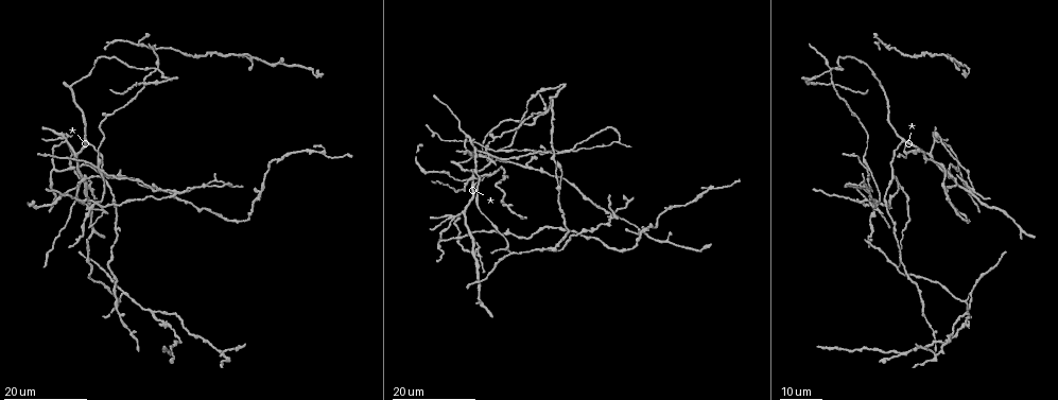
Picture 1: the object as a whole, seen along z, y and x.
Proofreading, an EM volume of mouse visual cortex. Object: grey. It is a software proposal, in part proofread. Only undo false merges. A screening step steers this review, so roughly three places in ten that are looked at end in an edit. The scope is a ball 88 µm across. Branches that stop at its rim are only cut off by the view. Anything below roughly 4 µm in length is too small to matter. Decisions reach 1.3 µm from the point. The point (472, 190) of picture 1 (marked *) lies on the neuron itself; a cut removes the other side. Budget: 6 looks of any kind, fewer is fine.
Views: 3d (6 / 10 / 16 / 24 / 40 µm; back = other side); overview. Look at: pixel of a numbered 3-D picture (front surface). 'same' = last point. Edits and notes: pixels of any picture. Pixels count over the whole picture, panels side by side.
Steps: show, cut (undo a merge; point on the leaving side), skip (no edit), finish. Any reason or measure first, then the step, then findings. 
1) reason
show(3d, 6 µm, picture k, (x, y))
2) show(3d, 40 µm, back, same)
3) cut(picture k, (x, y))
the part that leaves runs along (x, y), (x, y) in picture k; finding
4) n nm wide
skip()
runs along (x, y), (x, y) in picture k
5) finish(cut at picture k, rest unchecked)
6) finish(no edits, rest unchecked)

three arms meet
show(3d, 24 µm, picture 1, (967, 300))

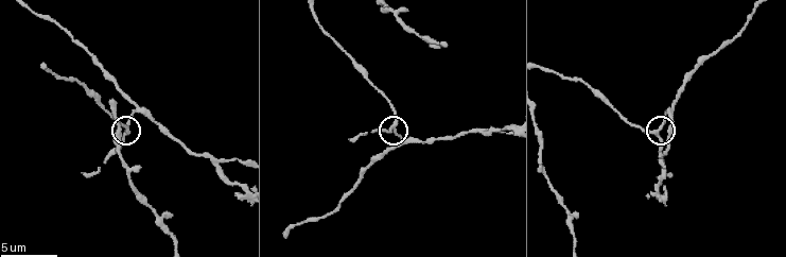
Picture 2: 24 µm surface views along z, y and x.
show(3d, 6 µm, picture 2, (395, 126))

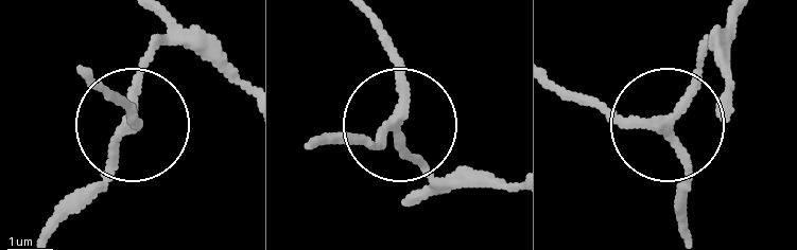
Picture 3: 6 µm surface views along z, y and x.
200 nm wide
skip()
runs along (365, 12), (399, 81), (399, 122), (376, 141), (311, 137) in picture 3; all the same neuron

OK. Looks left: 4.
show(3d, 16 µm, picture 1, (953, 333))

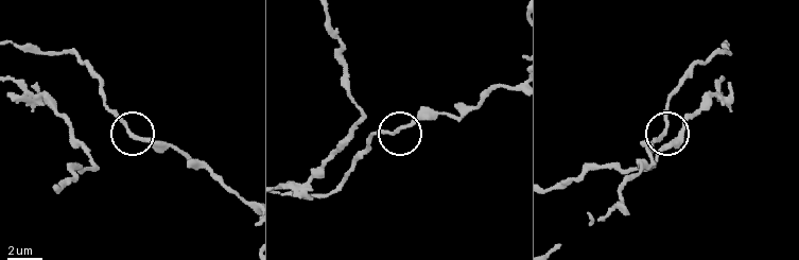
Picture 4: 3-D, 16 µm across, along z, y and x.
show(3d, 10 µm, picture 4, (401, 128))

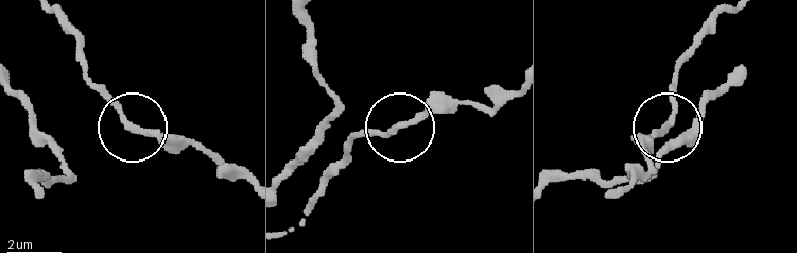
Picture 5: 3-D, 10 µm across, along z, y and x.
skip()
runs along (54, 13), (91, 86), (123, 120), (183, 138) in picture 5; one neuron here

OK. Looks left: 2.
looks like a crossing
show(3d, 16 µm, picture 1, (252, 58))

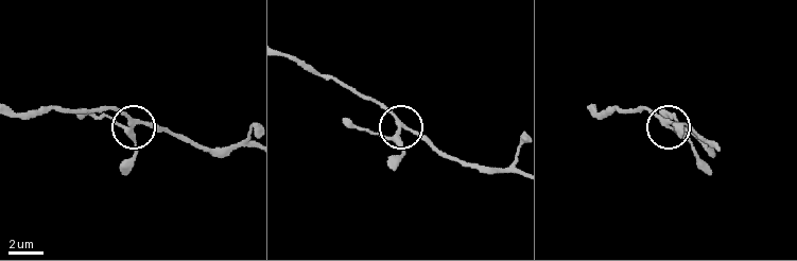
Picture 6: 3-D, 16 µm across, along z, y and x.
closer look
show(3d, 10 µm, picture 6, (668, 125))

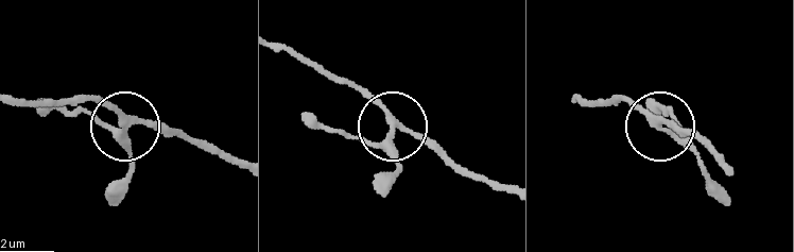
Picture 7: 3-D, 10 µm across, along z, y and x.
4 arms
skip()
runs along (9, 104), (98, 99), (120, 124), (72, 111) in picture 7; one neuron here

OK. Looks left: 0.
finish(no edits, rest unchecked)

